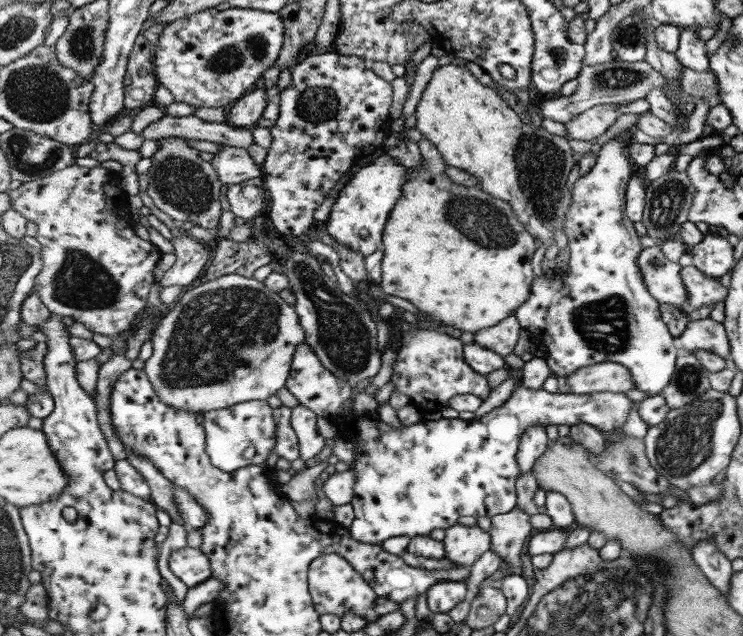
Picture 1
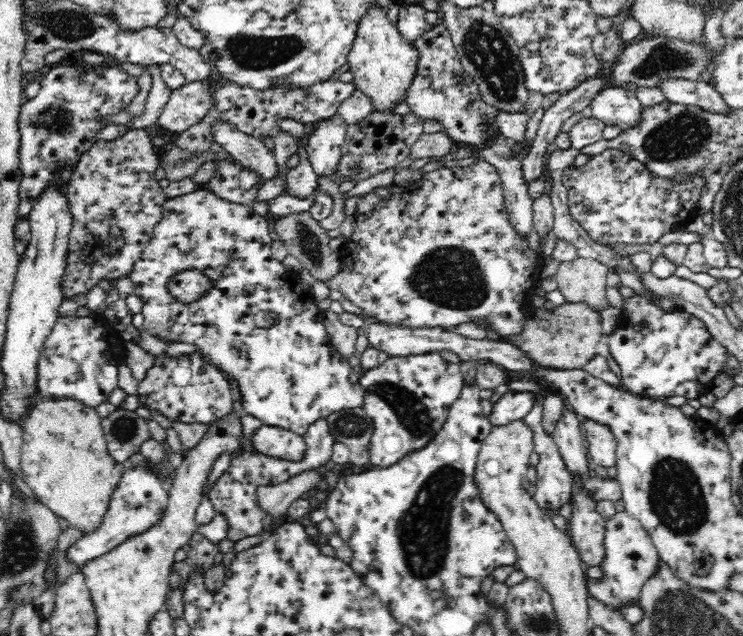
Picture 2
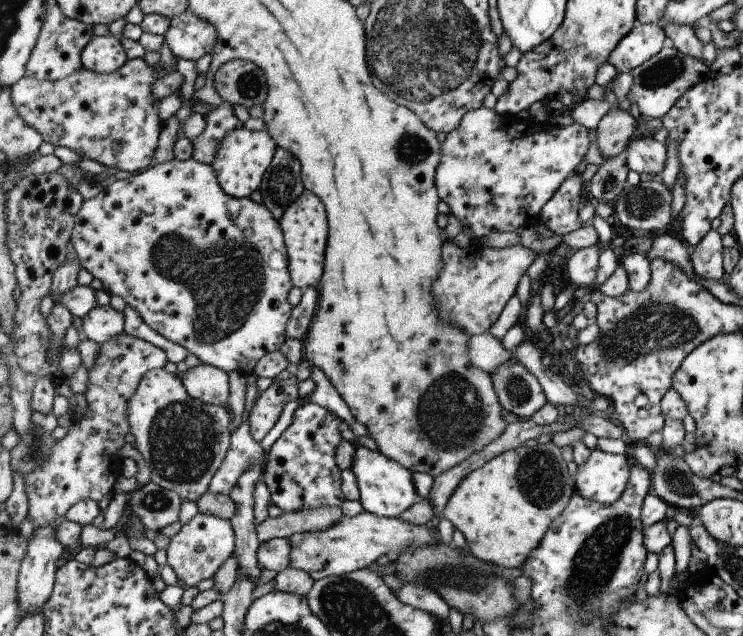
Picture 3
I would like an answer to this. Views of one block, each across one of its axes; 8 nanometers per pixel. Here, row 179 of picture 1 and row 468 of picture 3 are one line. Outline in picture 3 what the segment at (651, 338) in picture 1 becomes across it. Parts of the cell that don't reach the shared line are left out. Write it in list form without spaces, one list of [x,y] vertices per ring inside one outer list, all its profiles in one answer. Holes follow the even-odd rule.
[[[594,449],[588,462],[577,468],[577,491],[600,504],[614,504],[626,492],[631,470],[632,466],[624,454],[608,454]]]

